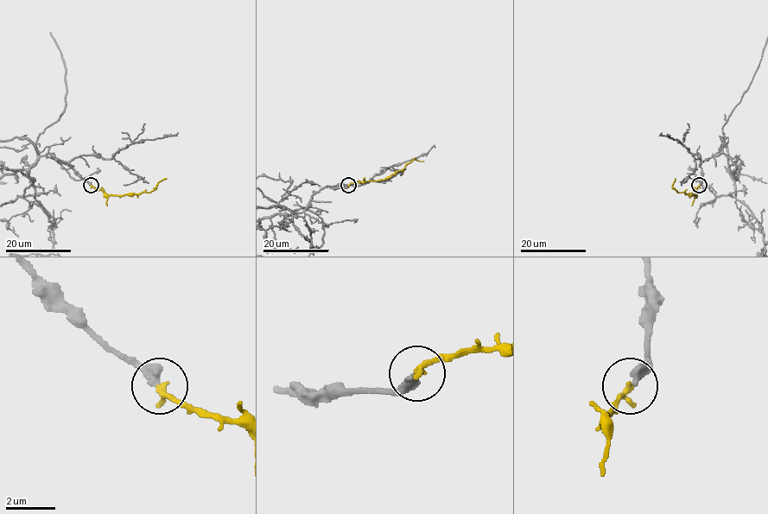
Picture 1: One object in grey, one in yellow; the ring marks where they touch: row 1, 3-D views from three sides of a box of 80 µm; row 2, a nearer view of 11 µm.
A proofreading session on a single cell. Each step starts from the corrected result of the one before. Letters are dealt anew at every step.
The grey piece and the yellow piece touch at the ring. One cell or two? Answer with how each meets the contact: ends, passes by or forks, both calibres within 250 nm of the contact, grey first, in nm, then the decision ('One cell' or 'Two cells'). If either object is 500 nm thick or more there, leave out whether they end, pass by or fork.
At the ring grey ends. At the ring yellow ends. Thickness 360 nm (grey) against 260 nm. One cell

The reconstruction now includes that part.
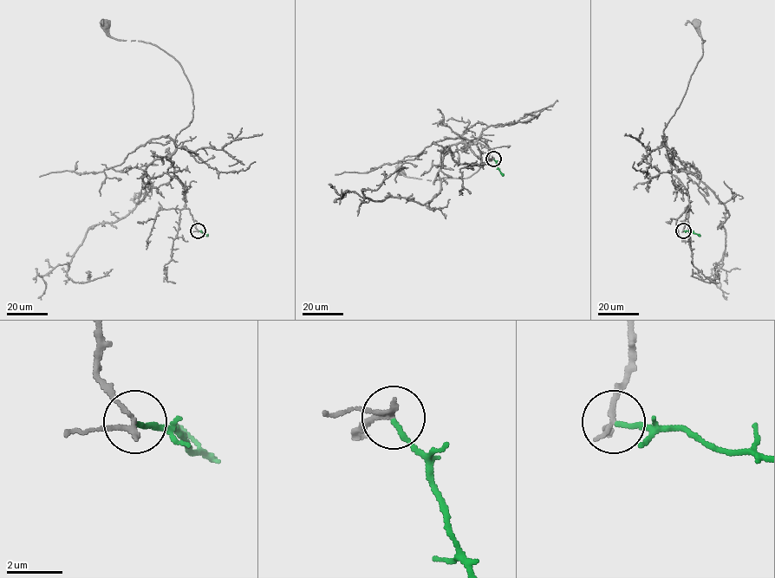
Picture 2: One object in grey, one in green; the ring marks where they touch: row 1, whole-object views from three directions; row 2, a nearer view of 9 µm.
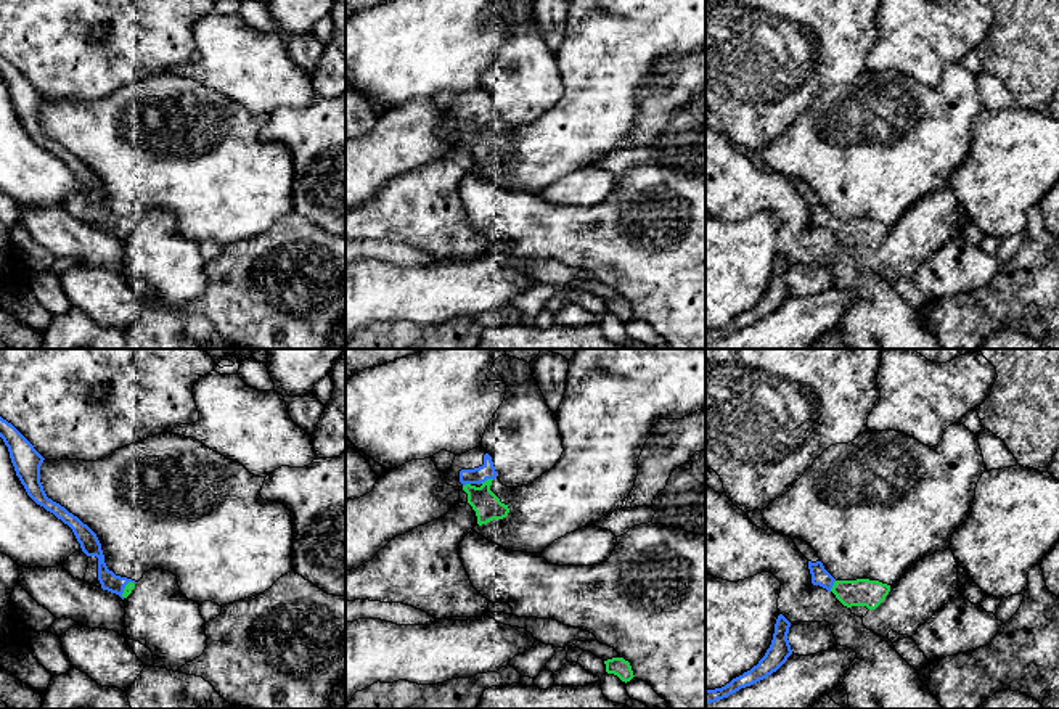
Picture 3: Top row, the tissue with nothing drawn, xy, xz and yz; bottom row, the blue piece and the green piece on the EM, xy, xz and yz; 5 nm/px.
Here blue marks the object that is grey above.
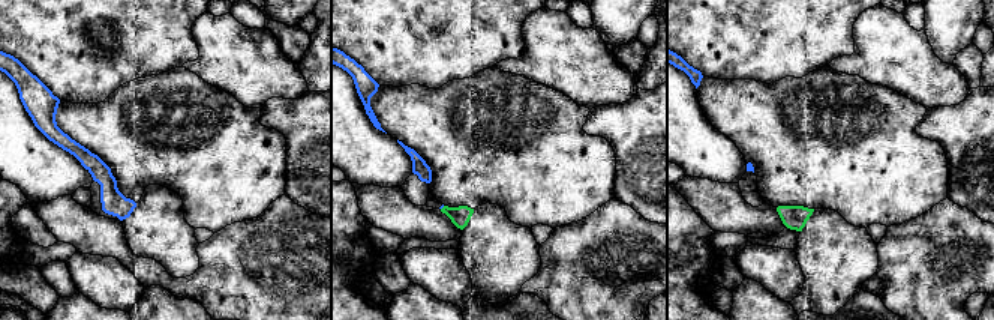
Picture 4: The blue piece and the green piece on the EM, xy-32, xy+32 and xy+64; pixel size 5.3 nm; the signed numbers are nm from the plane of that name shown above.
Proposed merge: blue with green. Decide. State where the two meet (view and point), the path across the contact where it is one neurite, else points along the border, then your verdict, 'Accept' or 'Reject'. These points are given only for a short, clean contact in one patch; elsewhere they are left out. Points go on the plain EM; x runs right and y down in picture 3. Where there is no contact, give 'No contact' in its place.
Touches blue at xz (486, 119). Accept

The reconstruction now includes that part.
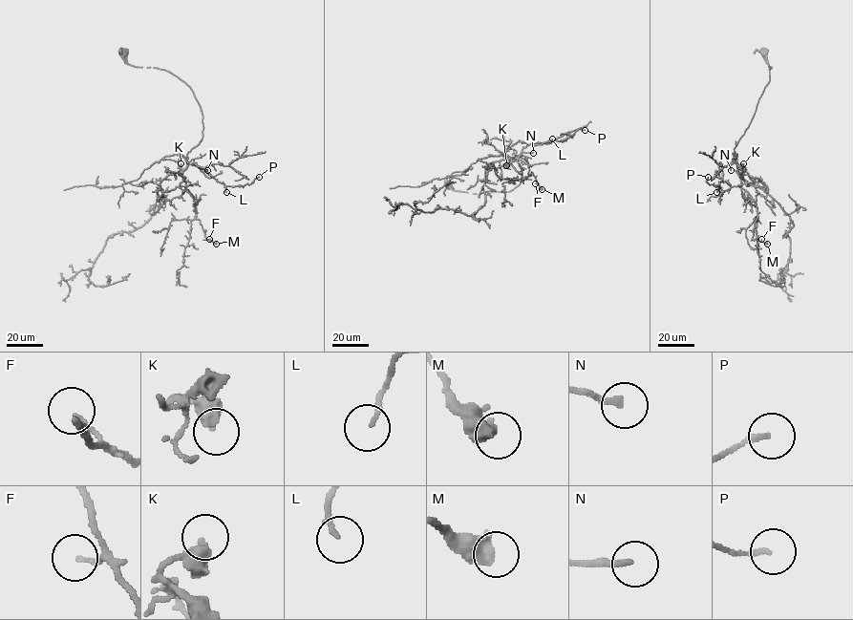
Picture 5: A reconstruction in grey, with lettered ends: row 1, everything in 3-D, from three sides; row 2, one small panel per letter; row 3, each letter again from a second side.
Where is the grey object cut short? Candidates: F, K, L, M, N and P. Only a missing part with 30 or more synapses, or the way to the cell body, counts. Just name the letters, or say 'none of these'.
K, N

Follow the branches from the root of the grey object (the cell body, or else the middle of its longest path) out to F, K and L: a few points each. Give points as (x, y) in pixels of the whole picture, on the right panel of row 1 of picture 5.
F: (763, 53), (772, 67), (769, 82), (734, 148), (741, 187), (757, 207), (752, 239), (761, 239)
K: (763, 53), (772, 67), (769, 82), (748, 127), (734, 148), (737, 168), (743, 163)
L: (763, 53), (772, 67), (769, 82), (734, 148), (736, 163), (721, 168), (722, 179), (716, 192)

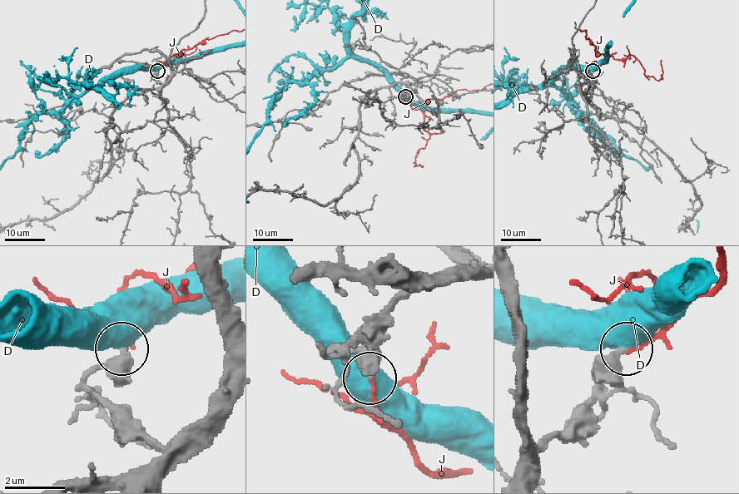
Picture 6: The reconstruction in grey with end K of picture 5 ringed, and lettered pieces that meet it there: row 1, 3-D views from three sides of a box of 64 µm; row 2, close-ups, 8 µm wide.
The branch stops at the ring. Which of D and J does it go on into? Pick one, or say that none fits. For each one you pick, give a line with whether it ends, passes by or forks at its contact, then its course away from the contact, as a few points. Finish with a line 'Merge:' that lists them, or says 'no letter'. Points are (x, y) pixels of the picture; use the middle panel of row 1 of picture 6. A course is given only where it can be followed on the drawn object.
J: it ends | via (405, 96), (413, 109), (420, 110), (424, 129), (429, 134), (425, 146), (417, 156), (417, 165), (420, 165)
Merge: J

